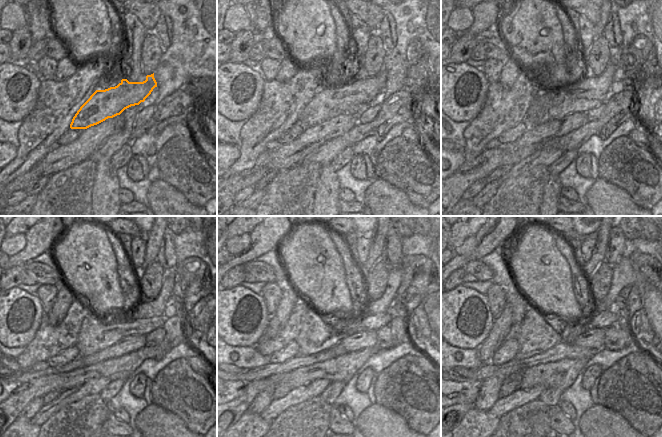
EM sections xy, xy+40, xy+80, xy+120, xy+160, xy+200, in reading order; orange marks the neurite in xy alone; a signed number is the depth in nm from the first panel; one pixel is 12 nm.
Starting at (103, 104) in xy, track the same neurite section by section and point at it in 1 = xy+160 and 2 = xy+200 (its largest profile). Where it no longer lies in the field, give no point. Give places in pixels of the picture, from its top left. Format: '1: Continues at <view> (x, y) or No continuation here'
1: Continues at xy+160 (336, 333)
2: Continues at xy+200 (625, 273)

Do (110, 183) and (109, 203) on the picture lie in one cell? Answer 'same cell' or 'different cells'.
same cell

